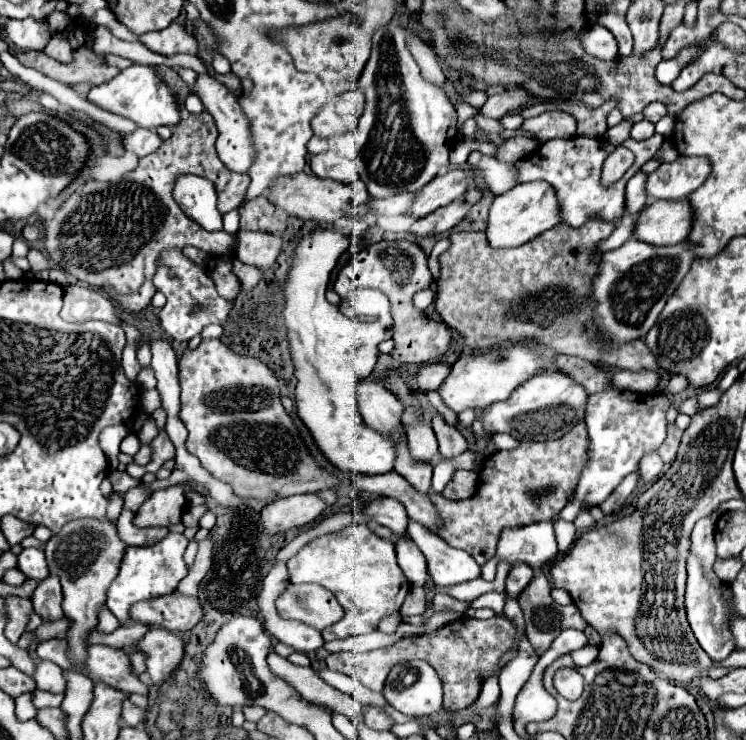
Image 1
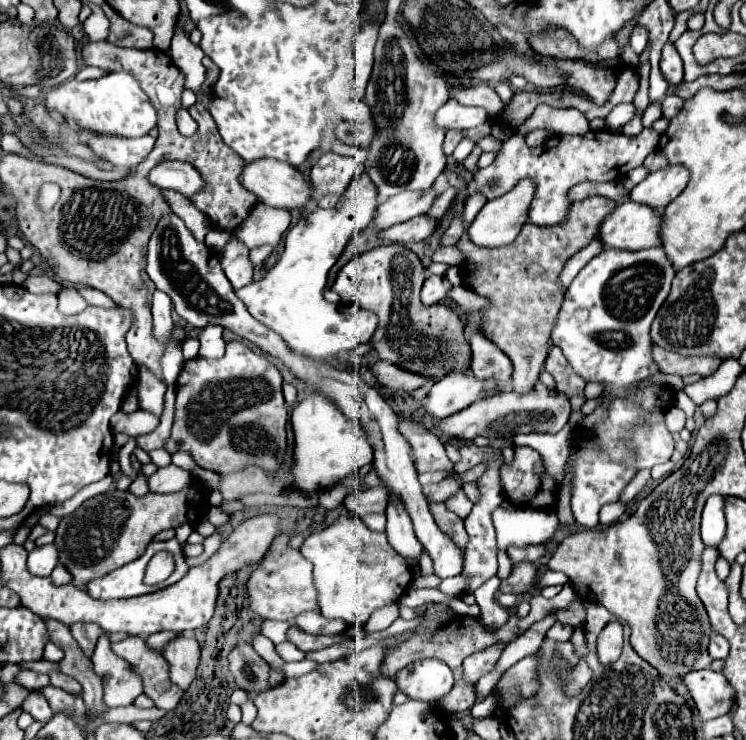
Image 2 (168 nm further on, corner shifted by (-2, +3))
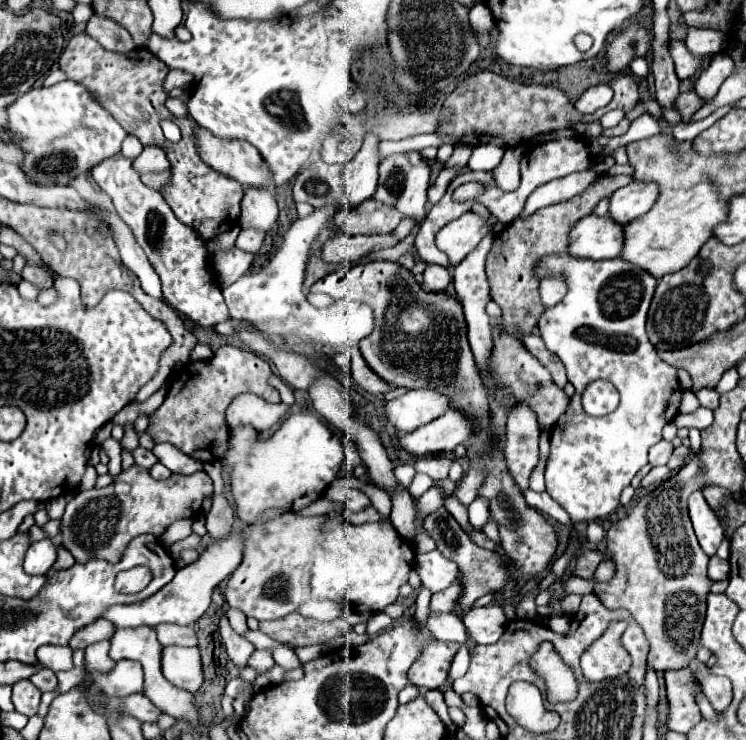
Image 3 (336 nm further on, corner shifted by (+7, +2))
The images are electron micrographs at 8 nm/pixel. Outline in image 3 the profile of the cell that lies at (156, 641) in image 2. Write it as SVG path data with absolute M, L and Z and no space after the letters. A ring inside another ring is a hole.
M157 625L157 639L163 647L167 645L181 645L181 647L193 647L197 645L197 637L193 627L183 625Z

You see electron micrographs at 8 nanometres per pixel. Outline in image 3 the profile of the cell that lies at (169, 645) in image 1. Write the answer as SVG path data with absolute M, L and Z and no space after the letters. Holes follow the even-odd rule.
M169 645L163 649L163 675L175 687L195 693L203 683L201 657L197 647Z

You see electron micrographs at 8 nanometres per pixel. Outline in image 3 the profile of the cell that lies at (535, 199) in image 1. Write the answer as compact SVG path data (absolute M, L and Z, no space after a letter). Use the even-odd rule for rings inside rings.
M465 213L459 219L447 223L439 235L437 235L437 247L445 251L451 259L451 265L457 265L465 259L467 253L471 253L479 241L485 237L485 233L495 231L497 219L493 215L483 217L479 213Z

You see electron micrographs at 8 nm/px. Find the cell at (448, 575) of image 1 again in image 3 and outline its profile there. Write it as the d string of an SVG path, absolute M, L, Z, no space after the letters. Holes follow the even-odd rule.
M437 549L425 555L415 557L417 573L421 577L423 587L427 587L431 593L439 593L451 585L451 581L457 577L457 565L449 559L445 559Z

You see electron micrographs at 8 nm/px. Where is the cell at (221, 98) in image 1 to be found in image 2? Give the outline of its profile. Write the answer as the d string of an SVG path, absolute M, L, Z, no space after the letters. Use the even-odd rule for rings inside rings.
M178 22L174 28L174 36L168 48L170 58L174 60L174 64L184 72L186 76L186 88L194 90L196 94L202 92L202 82L204 82L204 66L202 66L202 50L200 46L192 44L188 38L188 32L182 28L182 24Z

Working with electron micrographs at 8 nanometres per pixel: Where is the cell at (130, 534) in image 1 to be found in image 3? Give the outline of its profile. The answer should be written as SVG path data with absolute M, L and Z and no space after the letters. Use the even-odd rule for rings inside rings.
M127 425L127 427L125 427L125 437L123 437L121 445L123 445L123 449L129 451L129 453L133 453L133 451L139 447L139 435L135 433L133 425Z

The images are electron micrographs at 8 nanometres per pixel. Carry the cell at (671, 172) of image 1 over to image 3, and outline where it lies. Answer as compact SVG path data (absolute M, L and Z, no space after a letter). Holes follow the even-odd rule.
M633 179L629 185L617 189L611 195L609 217L613 217L619 223L629 223L647 213L657 201L657 195L659 195L657 183L637 183Z

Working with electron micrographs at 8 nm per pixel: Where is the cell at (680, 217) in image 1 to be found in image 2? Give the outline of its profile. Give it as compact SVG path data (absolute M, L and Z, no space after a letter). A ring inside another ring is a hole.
M636 202L618 204L600 224L598 240L606 248L616 250L642 250L660 246L658 240L658 222L660 214L638 206Z

